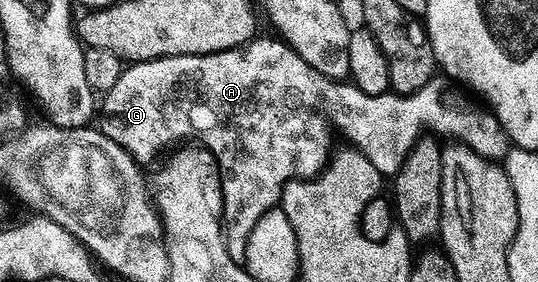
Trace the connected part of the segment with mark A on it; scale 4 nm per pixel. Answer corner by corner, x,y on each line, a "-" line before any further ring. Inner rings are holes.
257,38
243,48
209,56
180,56
180,68
188,68
188,72
184,72
184,76
188,76
188,84
184,84
184,88
204,88
204,92
188,92
188,100
196,104
196,96
200,96
200,104
192,108
192,120
196,120
196,128
204,132
204,146
213,152
220,167
224,191
223,235
234,262
244,264
246,246
250,242
250,234
254,234
254,226
258,226
266,213
281,203
284,187
292,180
318,177
328,168
334,147
332,148
332,132
328,129
324,104
332,108
332,120
349,140
347,143
366,154
366,158
378,166
385,178
400,175
406,158
425,134
453,136
451,139
455,143
474,150
482,158
493,162
507,161
510,141
496,115
479,103
471,104
463,96
463,91
455,92
452,89
455,88
453,81
447,78
431,80
421,92
413,96
362,94
362,90
352,82
335,84
332,80
325,79
307,65
291,45
283,39
275,39
-
192,72
212,72
212,76
192,76

